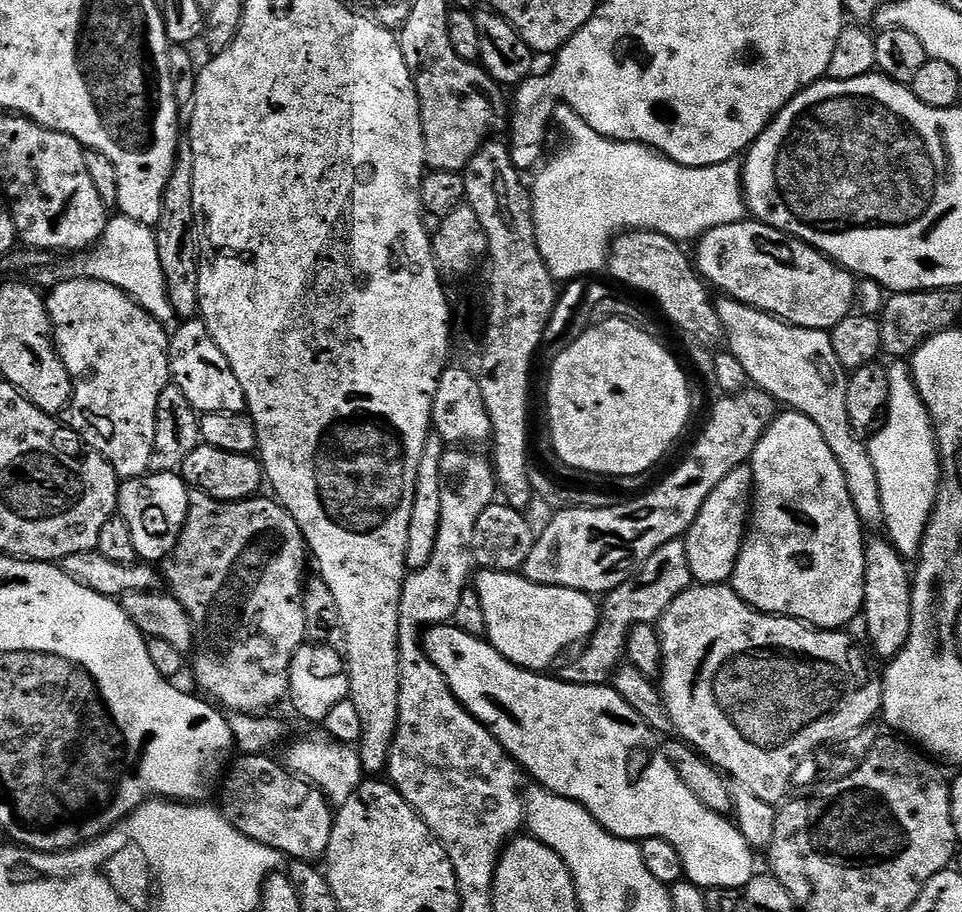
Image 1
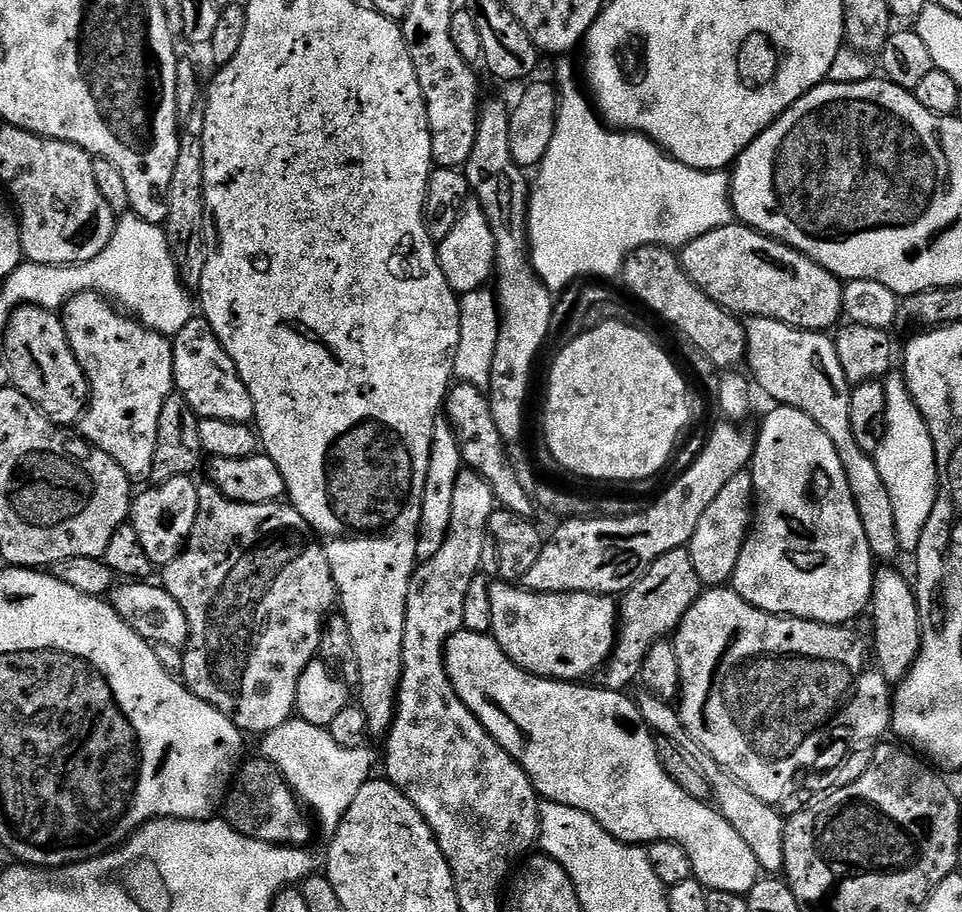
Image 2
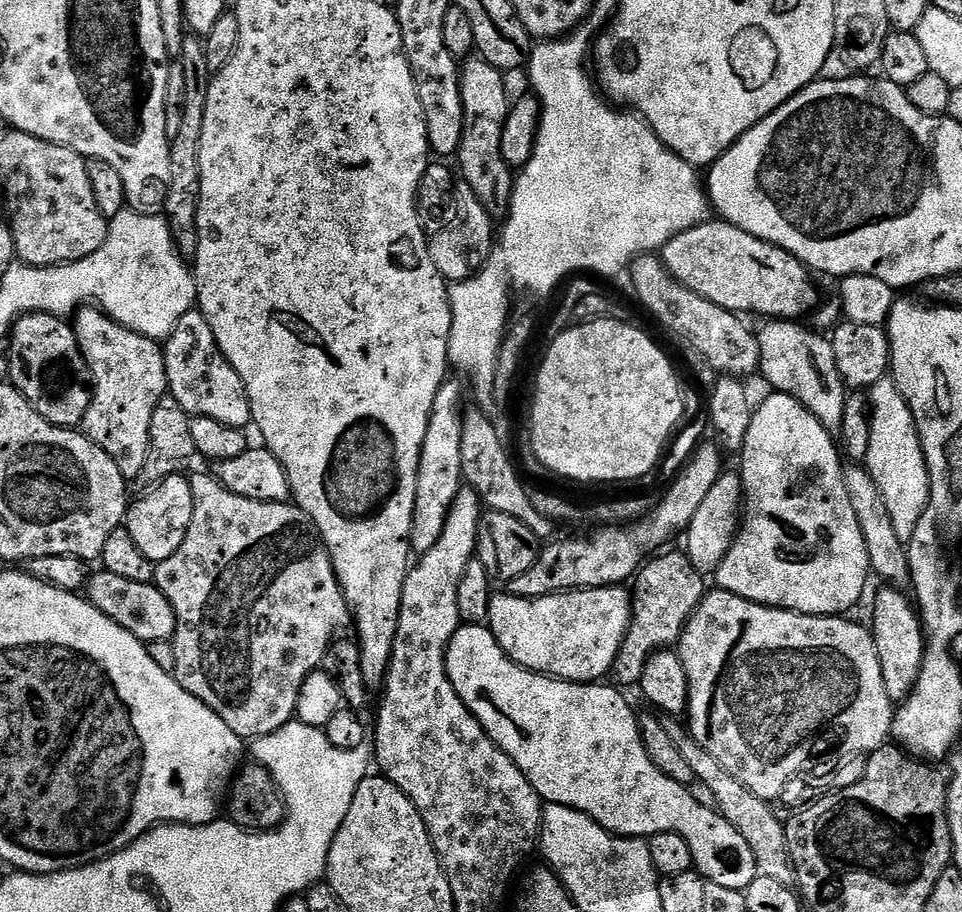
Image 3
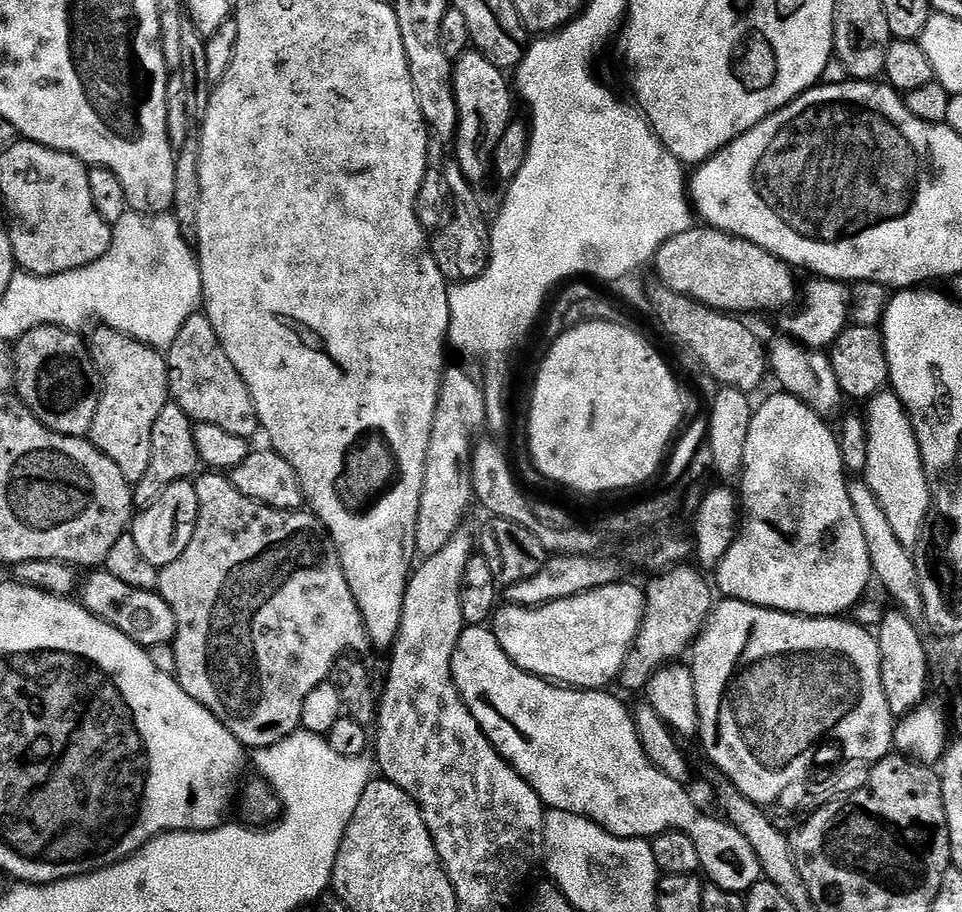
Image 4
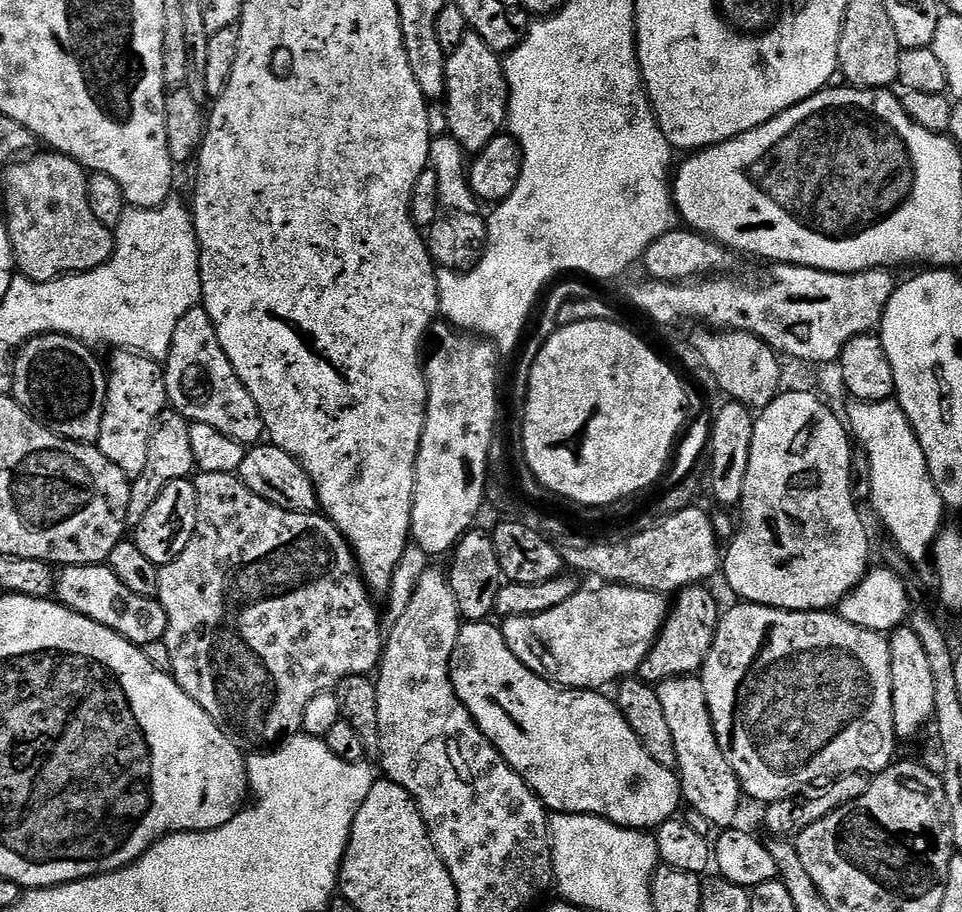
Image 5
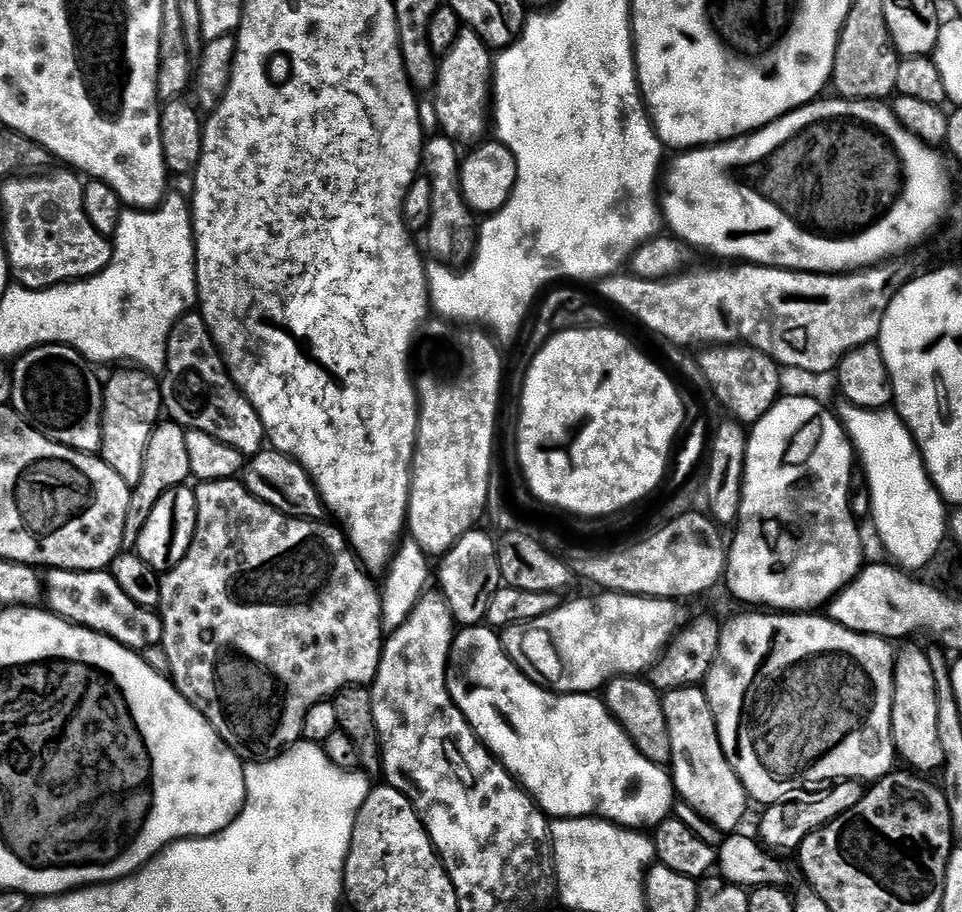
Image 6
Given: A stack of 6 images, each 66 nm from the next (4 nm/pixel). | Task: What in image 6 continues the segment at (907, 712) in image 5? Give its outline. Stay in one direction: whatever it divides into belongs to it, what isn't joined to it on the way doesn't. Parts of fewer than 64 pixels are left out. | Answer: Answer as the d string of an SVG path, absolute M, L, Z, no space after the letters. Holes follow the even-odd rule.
M908 648L905 652L902 650L896 652L896 665L894 666L894 698L892 699L892 737L896 743L896 755L901 761L904 760L909 769L916 774L932 774L928 772L939 773L944 766L944 755L942 754L942 742L938 740L938 694L934 686L934 669L930 666L930 655L927 651L923 652L920 648Z

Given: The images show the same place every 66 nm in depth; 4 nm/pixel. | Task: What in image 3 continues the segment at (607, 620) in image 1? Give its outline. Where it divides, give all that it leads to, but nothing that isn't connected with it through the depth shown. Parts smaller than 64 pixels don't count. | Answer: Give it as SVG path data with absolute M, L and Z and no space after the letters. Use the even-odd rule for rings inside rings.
M683 551L667 552L653 555L634 580L636 592L634 588L631 593L632 620L628 623L624 645L610 673L611 679L616 679L613 681L624 690L635 689L639 685L642 670L646 670L646 664L655 652L679 645L684 627L706 595L705 577L690 562L690 558Z

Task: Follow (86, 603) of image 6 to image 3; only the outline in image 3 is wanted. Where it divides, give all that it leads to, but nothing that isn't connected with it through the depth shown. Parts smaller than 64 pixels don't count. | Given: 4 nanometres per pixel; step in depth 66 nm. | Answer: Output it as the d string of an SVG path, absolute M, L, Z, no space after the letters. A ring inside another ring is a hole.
M103 570L97 572L97 576L95 573L86 585L87 599L95 608L102 610L106 618L118 622L130 634L134 634L134 638L143 640L145 645L159 640L171 641L176 633L176 615L155 583L126 582L126 578L118 578L118 574Z

